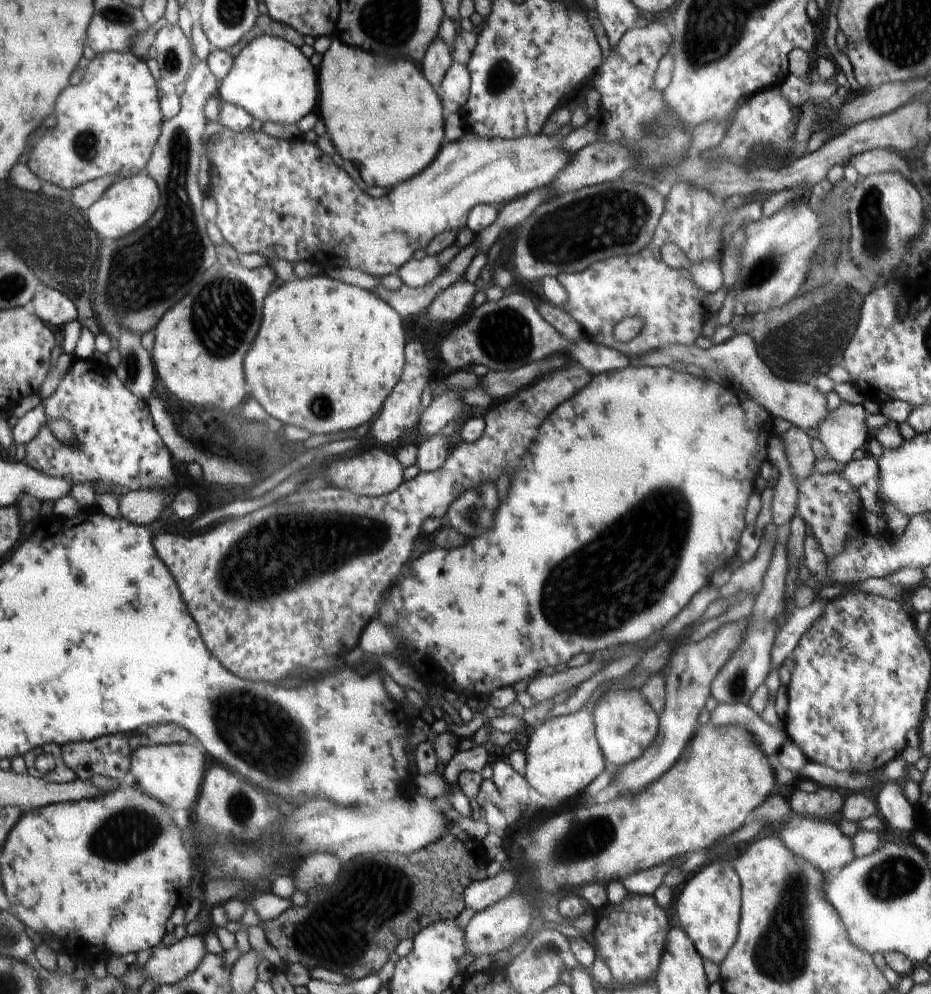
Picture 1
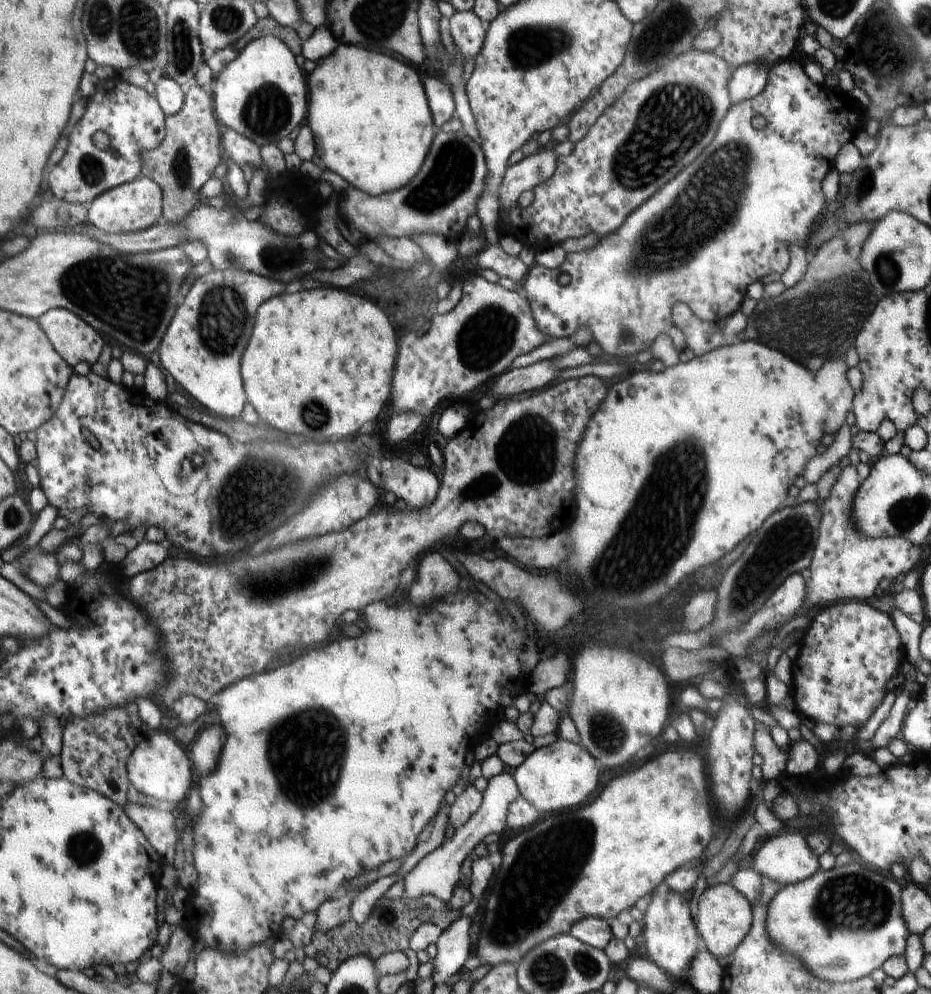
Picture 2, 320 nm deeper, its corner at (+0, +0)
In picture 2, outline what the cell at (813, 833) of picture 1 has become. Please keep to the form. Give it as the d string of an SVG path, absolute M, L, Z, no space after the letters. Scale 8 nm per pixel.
M785 828L768 837L753 858L754 870L766 878L778 881L780 886L793 885L806 881L814 873L819 872L818 856L811 850L802 832Z

